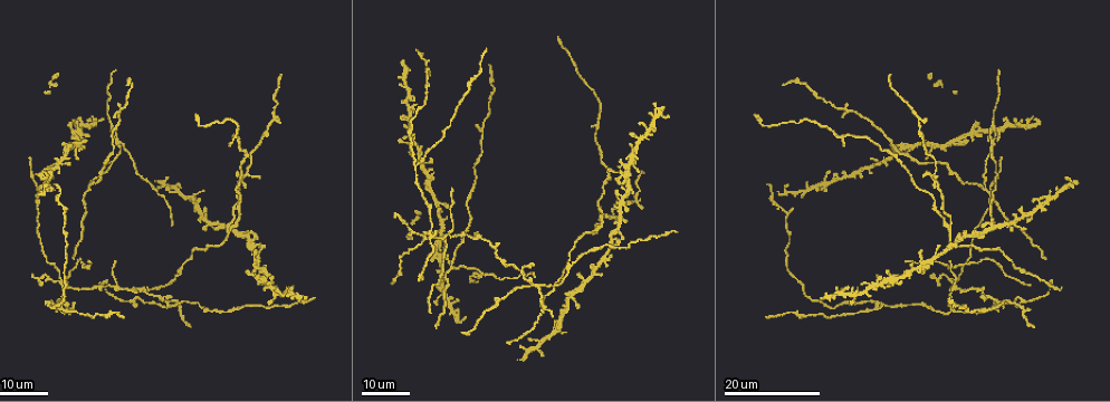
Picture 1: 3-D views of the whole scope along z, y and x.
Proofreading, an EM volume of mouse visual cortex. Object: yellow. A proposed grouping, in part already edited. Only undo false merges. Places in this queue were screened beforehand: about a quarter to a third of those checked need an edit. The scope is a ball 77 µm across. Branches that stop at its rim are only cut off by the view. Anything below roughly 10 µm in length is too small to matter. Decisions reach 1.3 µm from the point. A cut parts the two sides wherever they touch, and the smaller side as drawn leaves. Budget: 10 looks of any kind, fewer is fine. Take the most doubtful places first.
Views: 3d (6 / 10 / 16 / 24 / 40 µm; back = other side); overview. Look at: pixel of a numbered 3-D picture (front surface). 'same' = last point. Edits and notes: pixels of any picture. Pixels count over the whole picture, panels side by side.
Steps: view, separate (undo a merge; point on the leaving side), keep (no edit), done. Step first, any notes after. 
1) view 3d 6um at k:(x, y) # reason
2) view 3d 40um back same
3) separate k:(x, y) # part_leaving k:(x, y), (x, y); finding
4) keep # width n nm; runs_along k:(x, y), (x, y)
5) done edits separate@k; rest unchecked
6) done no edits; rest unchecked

view 3d 24um at 1:(117, 143) # four-way junction

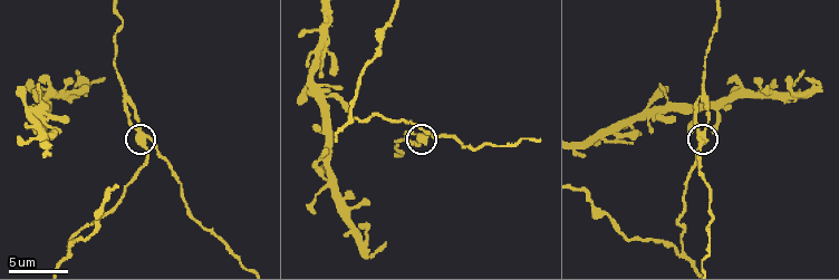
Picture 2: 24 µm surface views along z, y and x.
view 3d 6um at 2:(138, 143) # closer look

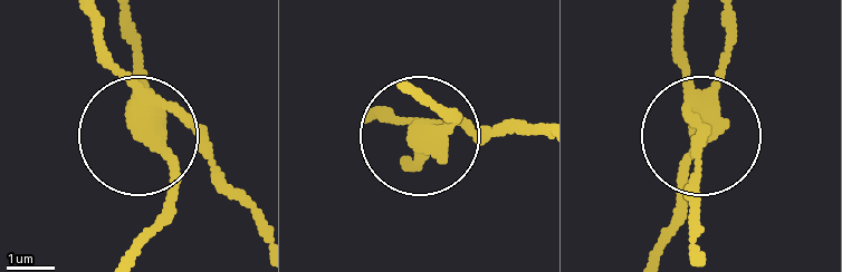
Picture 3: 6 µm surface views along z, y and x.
keep # side_arm 18 um; runs_along 3:(257, 207), (184, 123), (136, 123), (128, 16); all the same neuron

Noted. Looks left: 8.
view 3d 24um at 1:(429, 232) # four or more arms meet

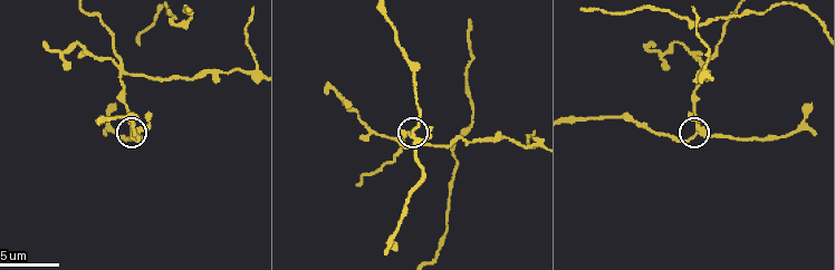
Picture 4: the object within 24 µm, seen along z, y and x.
view 3d 10um at 4:(695, 134) # closer look

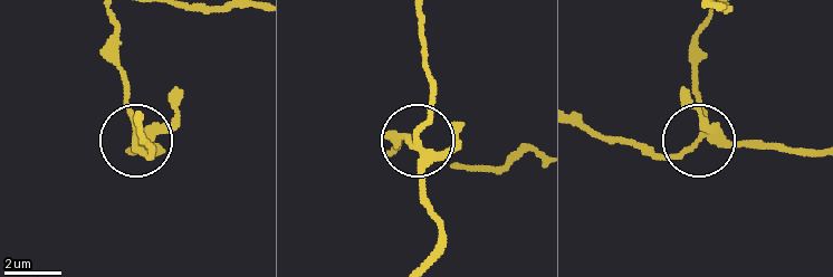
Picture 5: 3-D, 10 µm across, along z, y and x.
view 3d 10um back at 5:(136, 135)

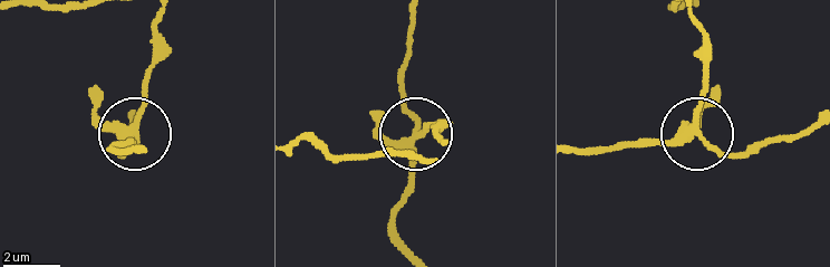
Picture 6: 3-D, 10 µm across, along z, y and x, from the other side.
keep # side_arm 12 um; runs_along 6:(440, 143), (433, 129), (415, 137), (404, 204); one neuron here

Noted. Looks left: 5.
view 3d 10um at 2:(684, 253) # side arm on a straight run

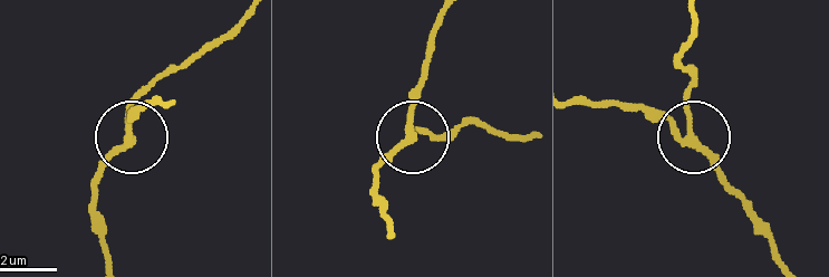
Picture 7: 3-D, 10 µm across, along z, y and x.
view 3d 6um at 7:(409, 136)

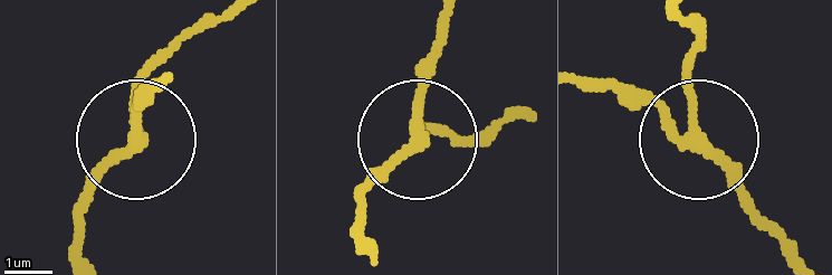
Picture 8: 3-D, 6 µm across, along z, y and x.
keep # arms 3; runs_along 8:(687, 20), (699, 136), (787, 240); continuous, no second neuron

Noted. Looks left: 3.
view 3d 10um at 4:(119, 76) # side arm on a straight run

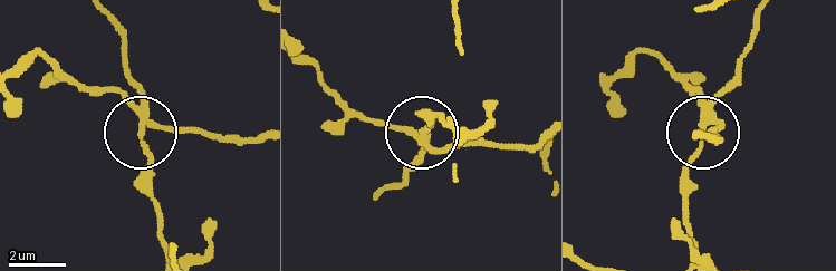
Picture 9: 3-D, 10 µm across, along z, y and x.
view 3d 10um back at 9:(141, 131) # other side

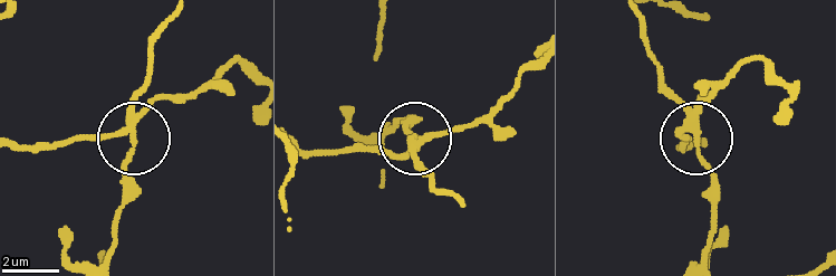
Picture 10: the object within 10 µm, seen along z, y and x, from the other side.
separate 10:(163, 95) # width 190 nm; a second neuron is stuck on

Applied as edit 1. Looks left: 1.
done edits separate@10; rest unchecked

